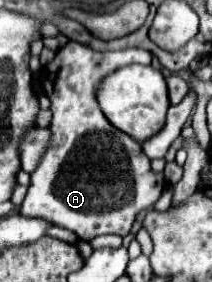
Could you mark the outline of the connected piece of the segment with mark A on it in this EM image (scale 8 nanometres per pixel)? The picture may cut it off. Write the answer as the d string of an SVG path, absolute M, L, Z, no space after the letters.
M70 41L64 49L58 51L56 59L44 69L48 71L48 97L52 101L52 145L42 157L38 169L32 173L32 183L28 187L28 195L20 205L20 213L26 217L42 217L58 227L64 227L78 235L82 241L92 241L98 235L120 235L126 237L132 229L136 215L144 209L150 209L166 189L164 175L158 175L150 167L150 159L142 153L140 145L126 137L126 133L118 131L110 121L106 121L98 101L96 87L106 73L114 73L114 69L130 63L150 65L152 55L144 49L124 49L124 51L94 51L82 43Z

